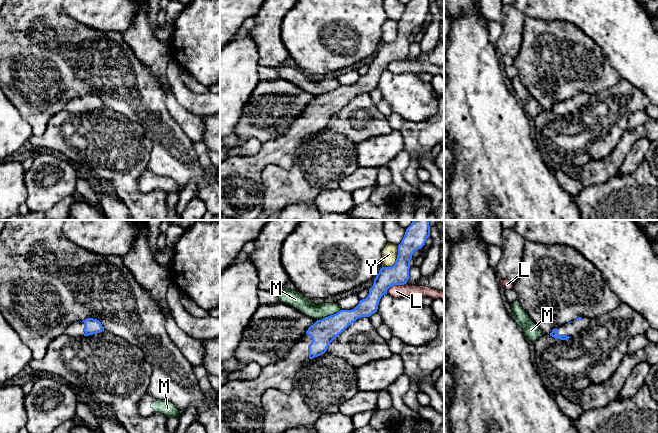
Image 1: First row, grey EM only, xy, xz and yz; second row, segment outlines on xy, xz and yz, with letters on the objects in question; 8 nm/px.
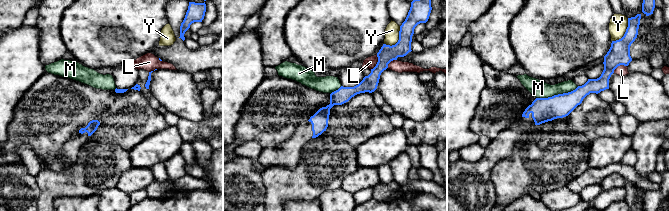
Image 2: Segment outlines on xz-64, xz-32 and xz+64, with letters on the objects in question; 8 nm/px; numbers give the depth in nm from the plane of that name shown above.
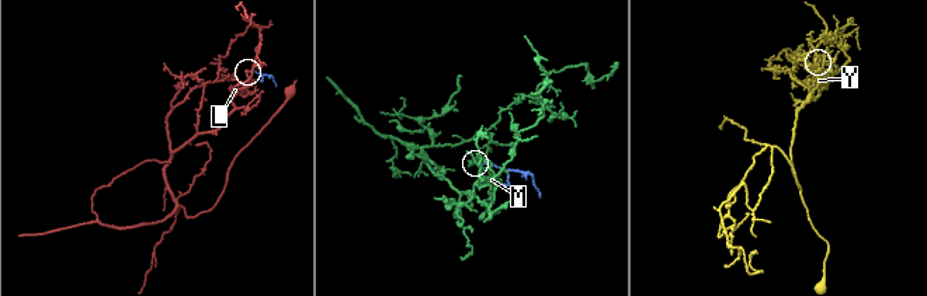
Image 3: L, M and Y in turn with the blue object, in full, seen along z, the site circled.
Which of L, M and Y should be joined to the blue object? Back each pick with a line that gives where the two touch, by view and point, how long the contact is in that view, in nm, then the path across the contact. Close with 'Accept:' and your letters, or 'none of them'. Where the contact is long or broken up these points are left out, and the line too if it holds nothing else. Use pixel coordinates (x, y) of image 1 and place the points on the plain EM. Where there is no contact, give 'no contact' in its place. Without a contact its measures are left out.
Accept: none of them

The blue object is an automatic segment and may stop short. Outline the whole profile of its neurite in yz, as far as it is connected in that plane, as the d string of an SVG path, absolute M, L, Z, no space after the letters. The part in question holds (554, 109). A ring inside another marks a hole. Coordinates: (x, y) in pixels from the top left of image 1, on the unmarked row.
M578 93L576 96L568 98L558 104L555 104L550 109L550 112L555 115L567 116L574 111L582 108L589 101L591 95Z

